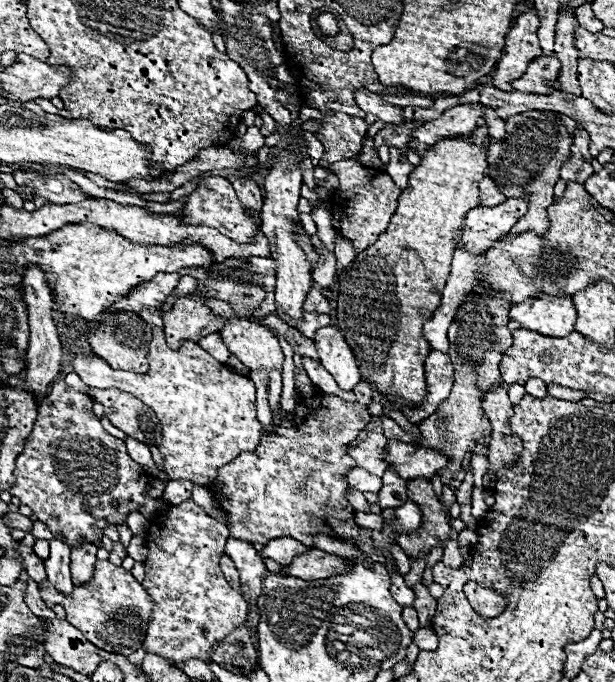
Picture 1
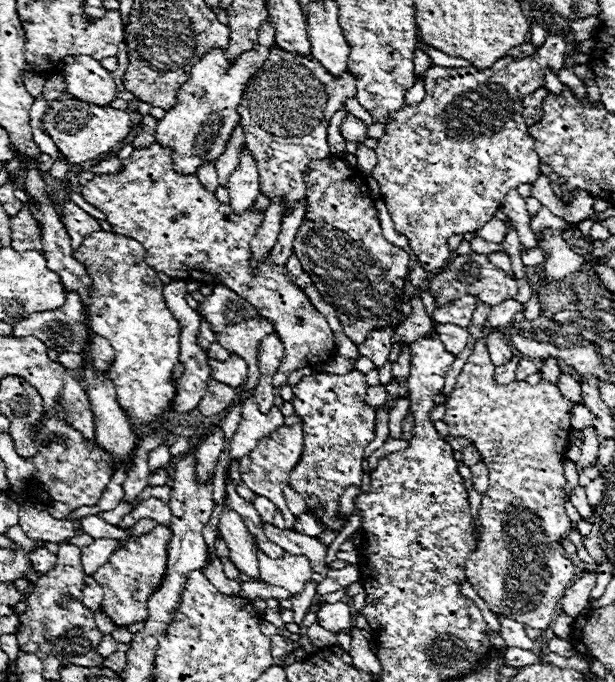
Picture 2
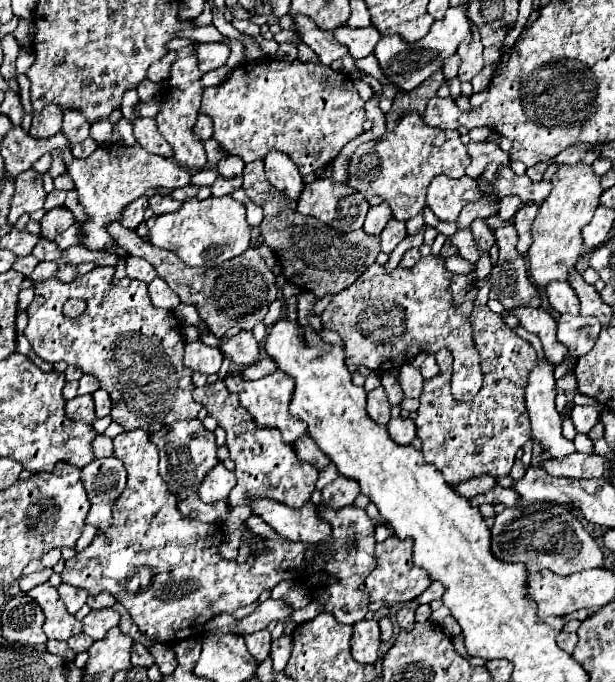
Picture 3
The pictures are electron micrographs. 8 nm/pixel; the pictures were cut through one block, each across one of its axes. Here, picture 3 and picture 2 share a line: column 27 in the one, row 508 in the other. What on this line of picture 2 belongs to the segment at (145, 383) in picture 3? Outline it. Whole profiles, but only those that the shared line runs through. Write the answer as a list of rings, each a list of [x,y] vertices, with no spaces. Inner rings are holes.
[[[350,370],[342,376],[330,372],[304,376],[292,388],[292,404],[304,422],[304,456],[296,466],[296,472],[290,476],[290,486],[308,502],[308,512],[298,516],[294,526],[300,534],[318,538],[326,526],[334,526],[338,530],[344,528],[344,524],[336,518],[338,502],[348,486],[360,486],[364,450],[374,440],[376,430],[376,410],[364,400],[366,390],[366,376],[360,370]],[[318,502],[326,506],[326,514],[322,518],[312,514],[312,508]]]

